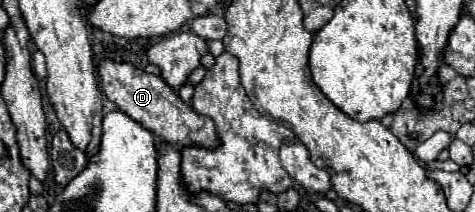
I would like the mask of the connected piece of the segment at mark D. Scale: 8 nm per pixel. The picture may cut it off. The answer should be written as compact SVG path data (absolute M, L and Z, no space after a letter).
M104 59L98 65L98 77L100 77L98 87L102 87L102 93L112 103L116 103L118 109L128 113L132 119L136 119L140 125L150 129L154 135L166 139L168 143L172 143L172 145L178 143L180 147L196 143L196 145L202 145L208 149L218 145L218 137L216 137L216 129L214 129L212 119L198 115L158 75L150 75L144 69L134 67L132 63L116 63L112 59Z

